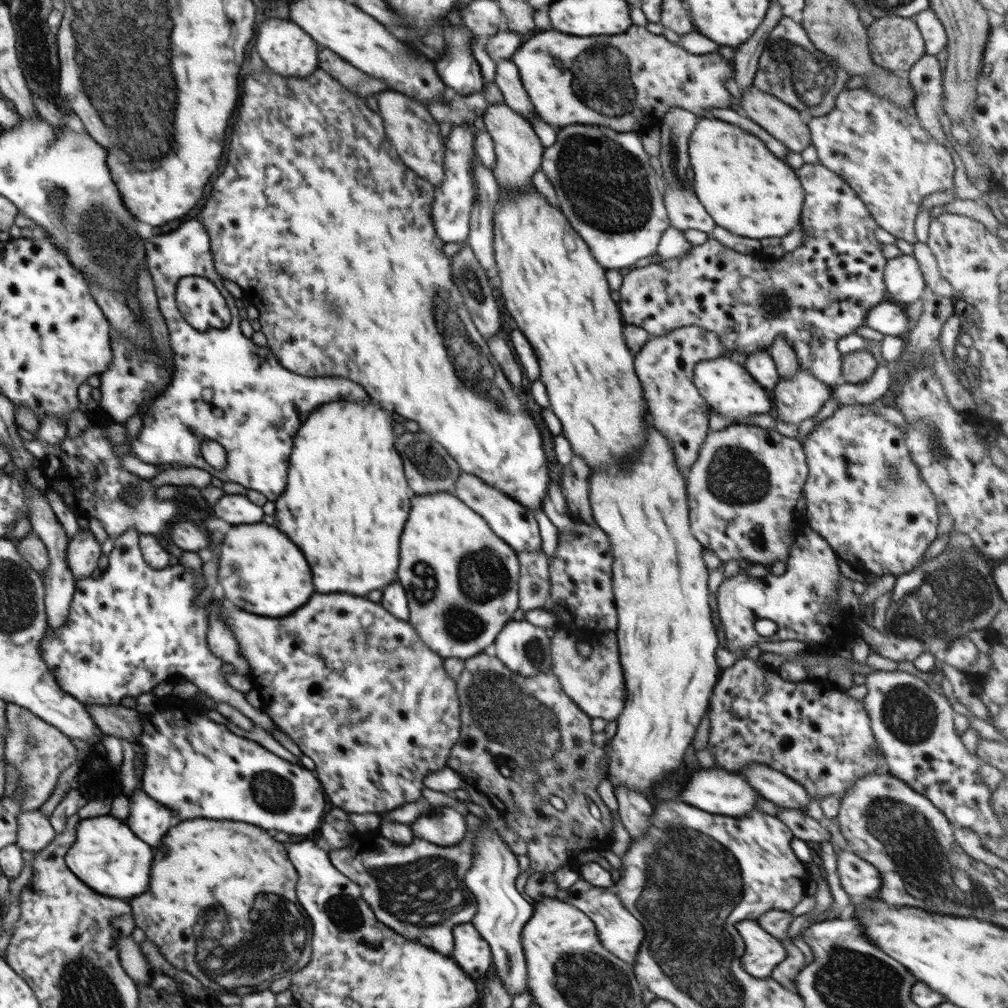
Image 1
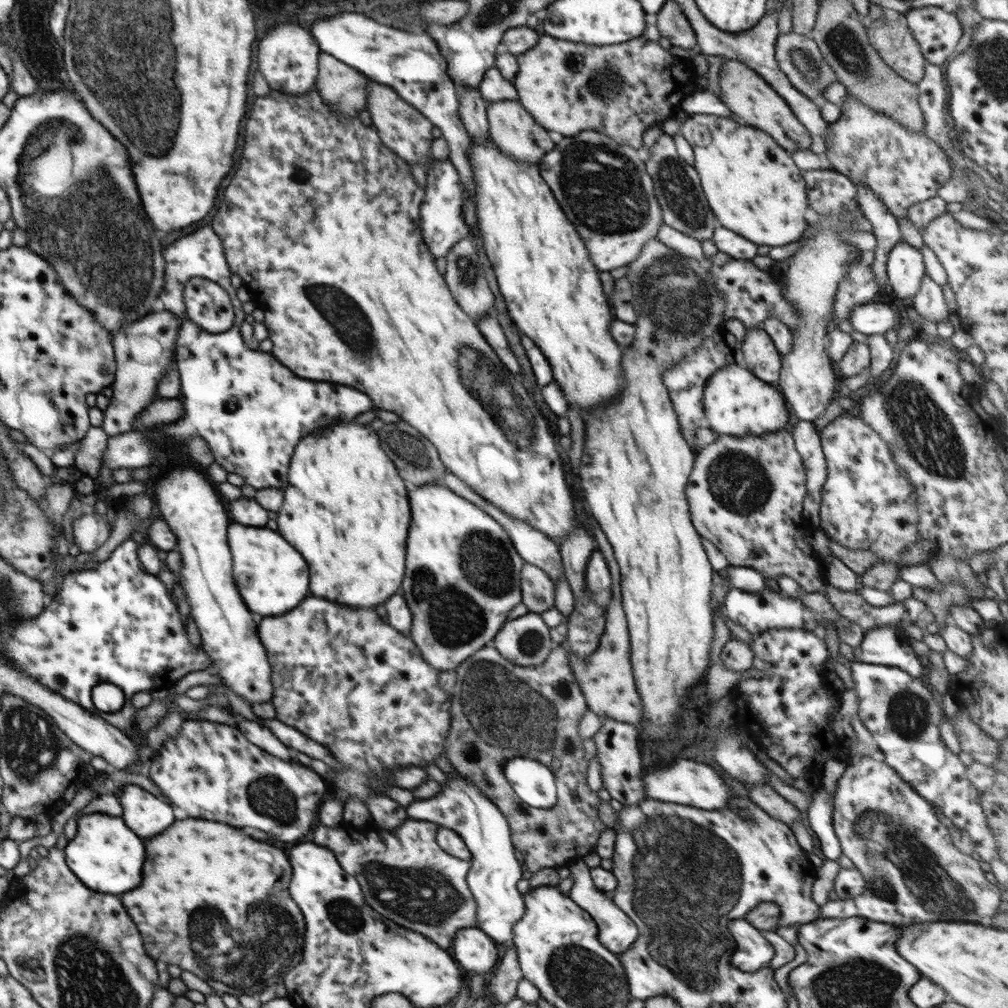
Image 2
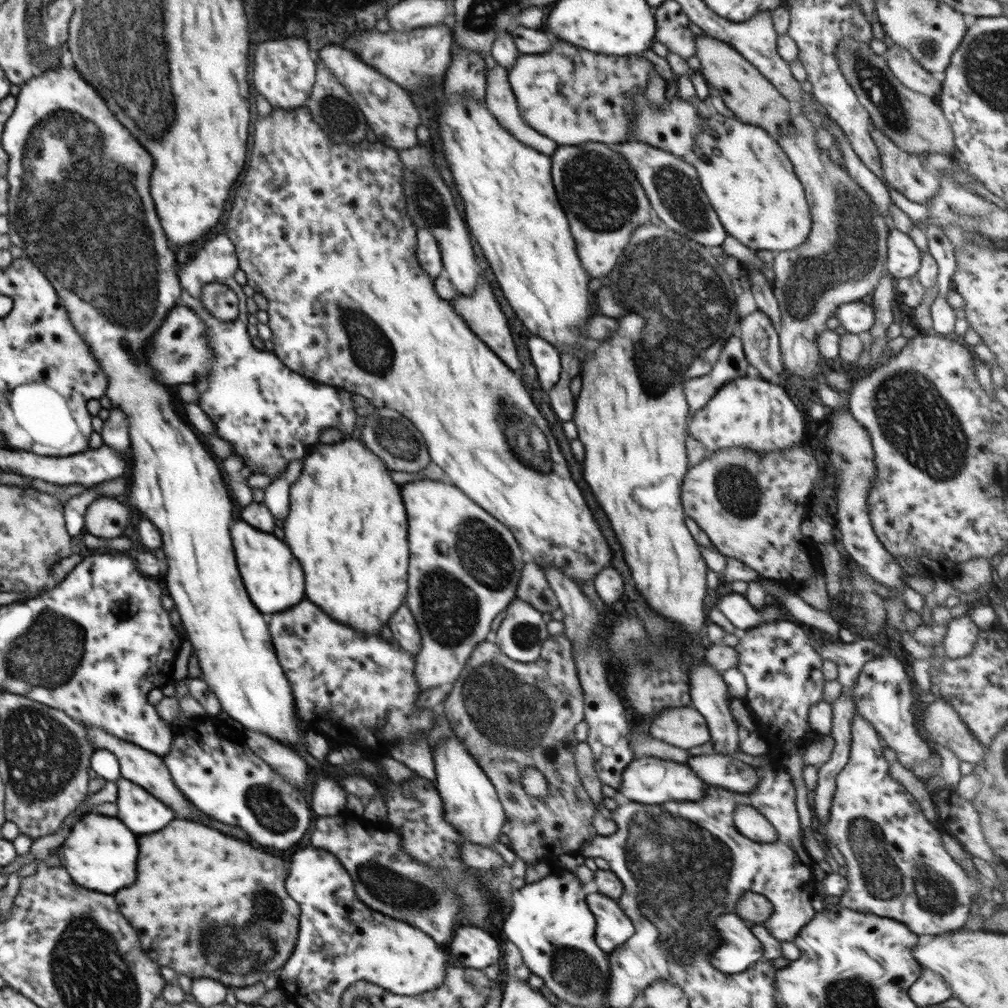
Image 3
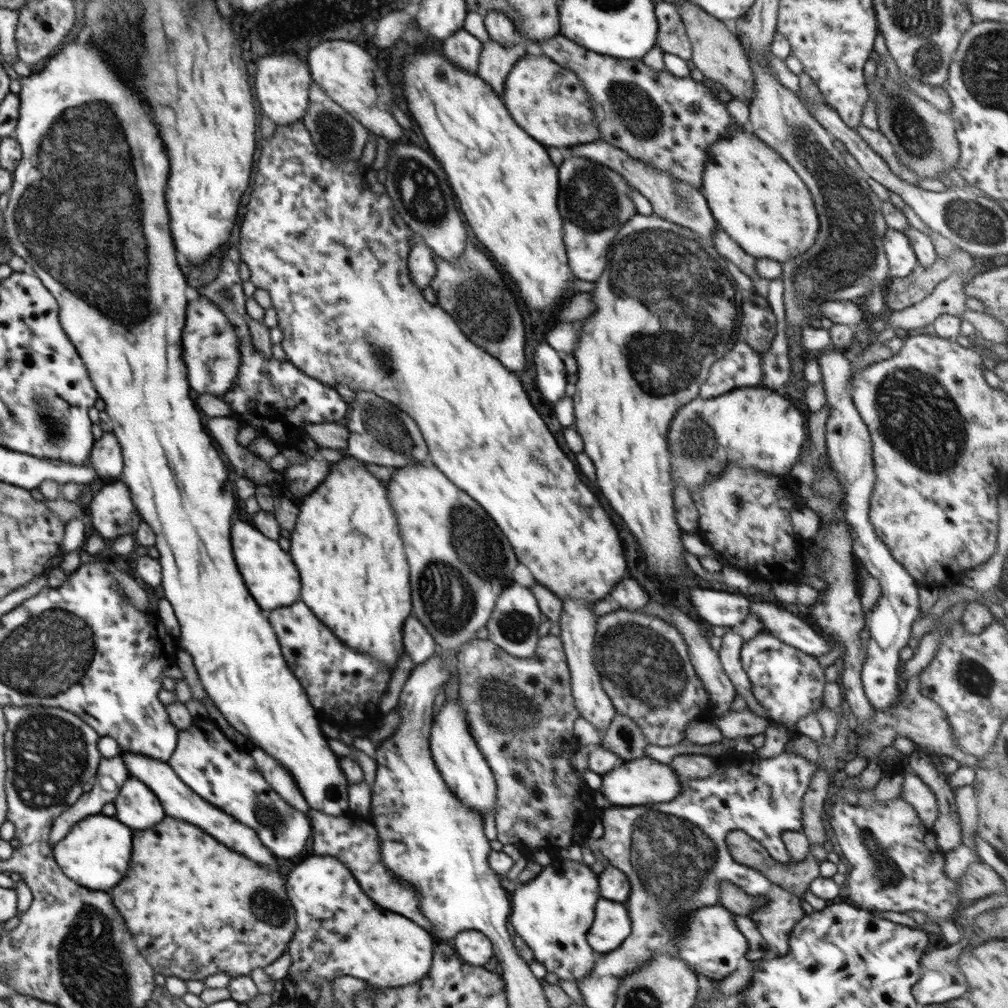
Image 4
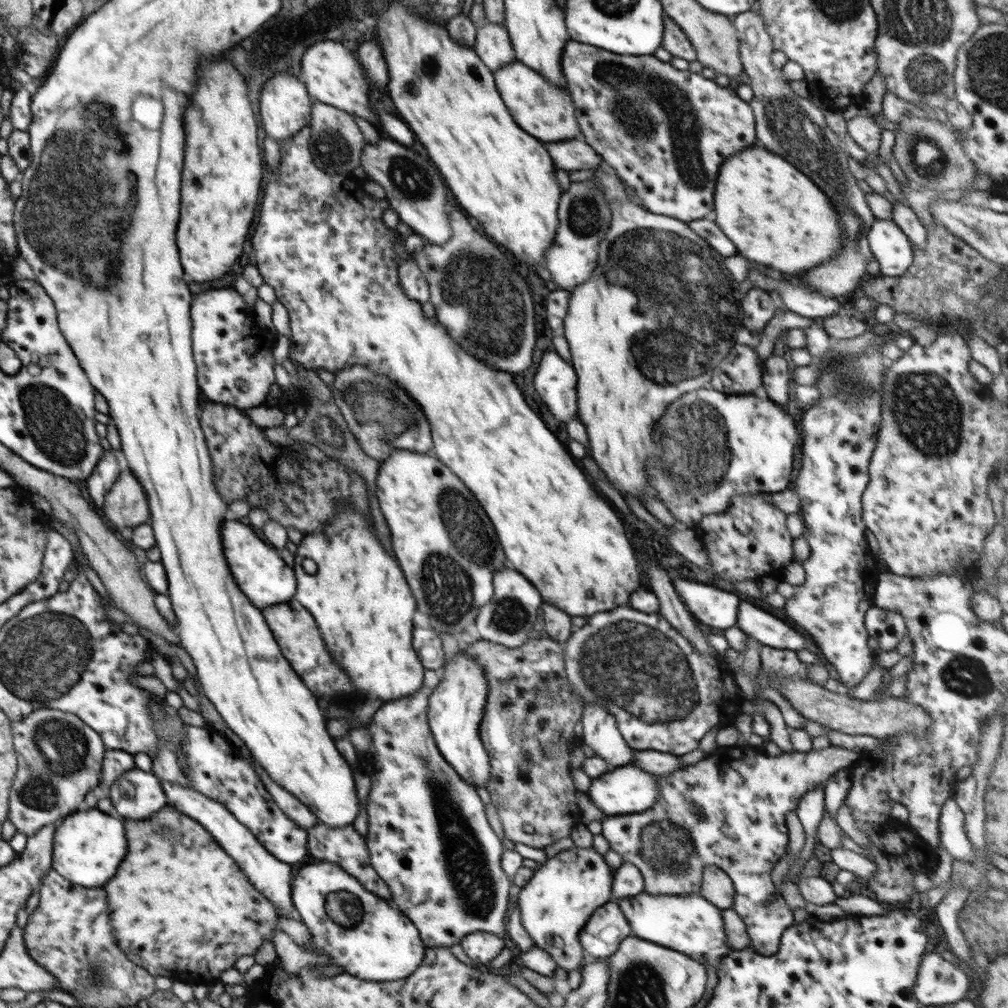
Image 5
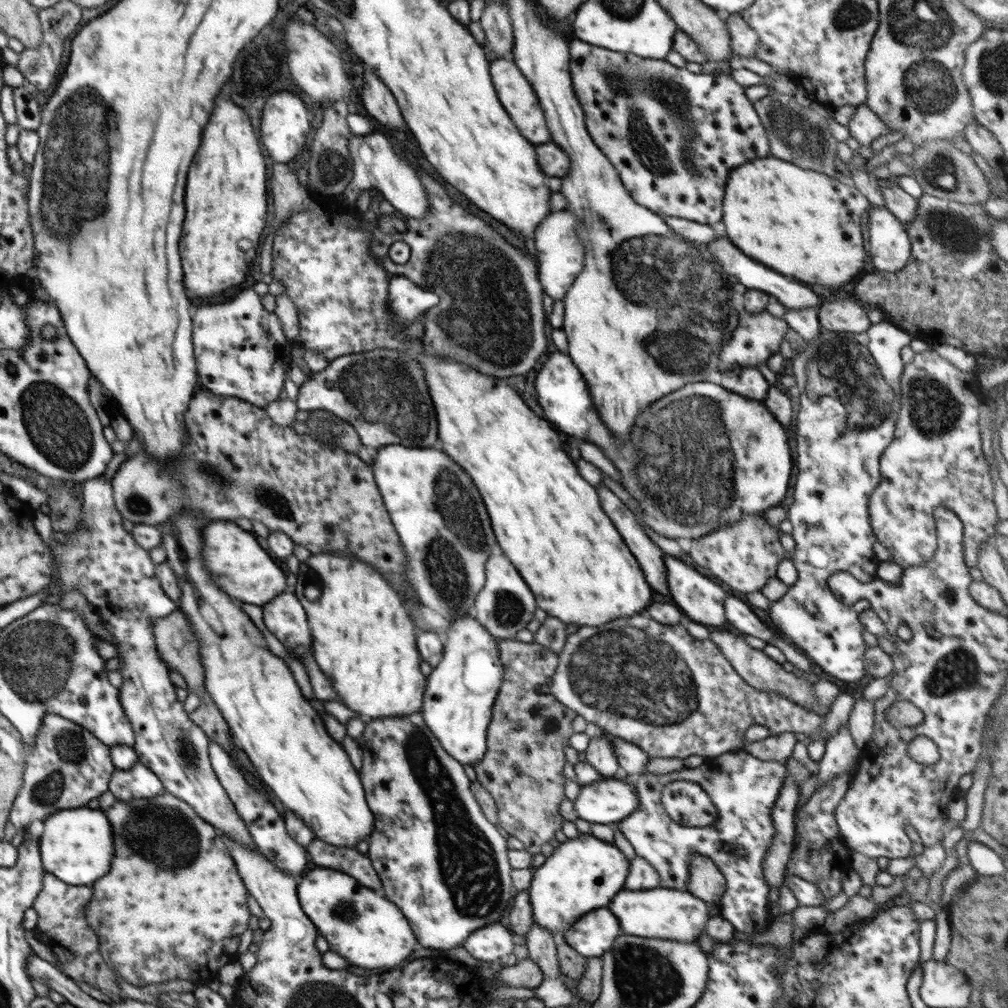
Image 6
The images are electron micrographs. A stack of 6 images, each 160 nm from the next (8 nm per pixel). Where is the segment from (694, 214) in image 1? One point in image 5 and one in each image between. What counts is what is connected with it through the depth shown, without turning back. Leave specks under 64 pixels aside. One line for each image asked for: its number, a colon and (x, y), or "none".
2: (678, 189)
3: (673, 188)
4: (682, 203)
5: (575, 154)

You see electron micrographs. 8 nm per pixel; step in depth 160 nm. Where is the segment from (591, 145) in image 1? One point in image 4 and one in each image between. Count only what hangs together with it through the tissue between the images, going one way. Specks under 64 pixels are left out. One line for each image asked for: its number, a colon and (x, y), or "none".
2: (618, 201)
3: (606, 213)
4: (593, 200)

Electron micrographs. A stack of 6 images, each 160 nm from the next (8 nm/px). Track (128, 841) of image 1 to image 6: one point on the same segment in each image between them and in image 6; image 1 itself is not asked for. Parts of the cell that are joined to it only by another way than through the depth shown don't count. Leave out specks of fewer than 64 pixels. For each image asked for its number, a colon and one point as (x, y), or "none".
2: (106, 855)
3: (100, 854)
4: (96, 853)
5: (89, 846)
6: (76, 846)

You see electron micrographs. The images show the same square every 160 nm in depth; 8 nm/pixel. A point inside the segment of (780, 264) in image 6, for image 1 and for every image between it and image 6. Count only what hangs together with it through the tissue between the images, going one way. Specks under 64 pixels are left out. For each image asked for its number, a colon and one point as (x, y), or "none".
1: (747, 190)
2: (749, 180)
3: (746, 175)
4: (755, 196)
5: (776, 216)

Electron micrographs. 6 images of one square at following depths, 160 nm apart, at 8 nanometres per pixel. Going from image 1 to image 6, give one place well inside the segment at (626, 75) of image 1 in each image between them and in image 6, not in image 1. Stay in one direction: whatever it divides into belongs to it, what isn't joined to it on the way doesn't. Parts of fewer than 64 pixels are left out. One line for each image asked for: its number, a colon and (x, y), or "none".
2: (621, 90)
3: (572, 95)
4: (548, 101)
5: (541, 109)
6: (514, 91)

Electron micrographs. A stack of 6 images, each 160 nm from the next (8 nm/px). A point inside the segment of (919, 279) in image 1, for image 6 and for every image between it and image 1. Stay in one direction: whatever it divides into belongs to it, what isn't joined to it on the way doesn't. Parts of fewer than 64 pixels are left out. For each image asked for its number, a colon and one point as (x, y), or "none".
2: (905, 267)
3: (903, 256)
4: (901, 258)
5: (892, 249)
6: (890, 247)

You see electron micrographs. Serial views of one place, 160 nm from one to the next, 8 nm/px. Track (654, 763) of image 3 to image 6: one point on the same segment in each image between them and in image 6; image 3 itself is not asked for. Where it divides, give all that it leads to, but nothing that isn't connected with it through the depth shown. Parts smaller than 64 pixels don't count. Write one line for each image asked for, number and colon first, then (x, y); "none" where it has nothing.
4: (640, 781)
5: (628, 789)
6: (607, 801)

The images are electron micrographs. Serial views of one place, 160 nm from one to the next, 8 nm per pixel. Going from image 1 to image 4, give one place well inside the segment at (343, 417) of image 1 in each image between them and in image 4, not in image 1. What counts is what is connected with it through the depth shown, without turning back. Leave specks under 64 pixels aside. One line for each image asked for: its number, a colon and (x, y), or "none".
2: (349, 516)
3: (346, 525)
4: (360, 590)

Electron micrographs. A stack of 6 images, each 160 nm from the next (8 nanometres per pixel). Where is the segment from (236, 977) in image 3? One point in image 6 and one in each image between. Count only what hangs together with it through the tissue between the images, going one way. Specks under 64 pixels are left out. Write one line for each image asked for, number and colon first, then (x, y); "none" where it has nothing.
4: (184, 890)
5: (176, 889)
6: (162, 913)

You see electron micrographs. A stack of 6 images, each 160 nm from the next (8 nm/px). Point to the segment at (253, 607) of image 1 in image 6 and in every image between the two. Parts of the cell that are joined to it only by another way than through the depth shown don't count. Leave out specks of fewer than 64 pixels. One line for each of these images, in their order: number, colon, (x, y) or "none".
2: (272, 577)
3: (274, 580)
4: (270, 576)
5: (263, 576)
6: (239, 566)

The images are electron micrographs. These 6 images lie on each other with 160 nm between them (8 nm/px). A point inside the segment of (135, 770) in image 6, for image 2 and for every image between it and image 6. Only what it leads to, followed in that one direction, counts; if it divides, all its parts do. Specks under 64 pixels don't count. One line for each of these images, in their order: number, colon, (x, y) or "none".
2: (146, 815)
3: (142, 813)
4: (136, 805)
5: (136, 794)

